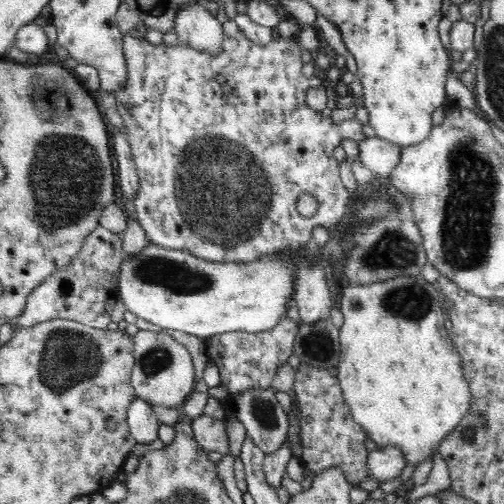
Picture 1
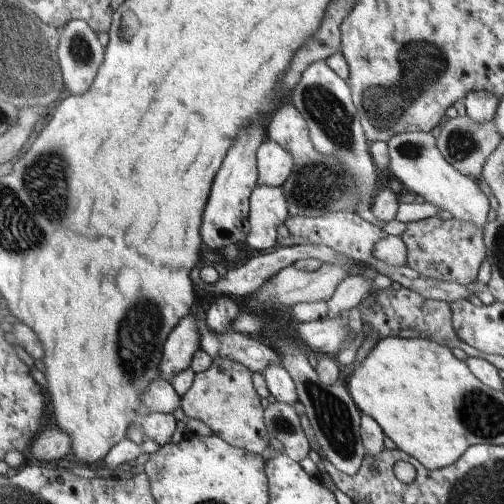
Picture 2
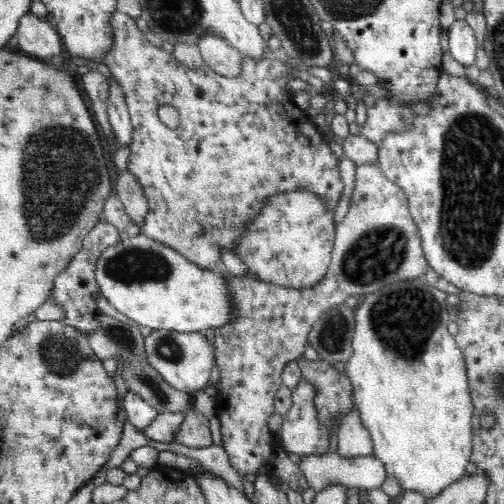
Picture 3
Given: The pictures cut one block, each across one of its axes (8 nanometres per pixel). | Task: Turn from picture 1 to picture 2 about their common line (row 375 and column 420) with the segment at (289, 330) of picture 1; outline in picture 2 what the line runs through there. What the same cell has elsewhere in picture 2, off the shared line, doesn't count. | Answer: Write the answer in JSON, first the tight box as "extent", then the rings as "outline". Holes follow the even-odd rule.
{"extent":[401,216,487,286],"outline":[[[433,216],[419,222],[409,222],[401,234],[401,240],[407,248],[407,268],[419,272],[423,278],[453,282],[461,286],[469,286],[471,282],[475,282],[477,270],[487,254],[483,242],[483,228],[461,222],[457,218],[439,220],[437,216]]]}

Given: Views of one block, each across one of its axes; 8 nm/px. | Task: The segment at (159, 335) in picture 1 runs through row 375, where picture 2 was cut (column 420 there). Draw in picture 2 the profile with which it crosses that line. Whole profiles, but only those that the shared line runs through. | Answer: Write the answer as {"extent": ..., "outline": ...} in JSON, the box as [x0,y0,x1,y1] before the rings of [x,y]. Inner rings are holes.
{"extent":[387,132,491,228],"outline":[[[411,132],[397,134],[387,142],[389,148],[389,170],[399,182],[411,192],[419,194],[433,206],[451,212],[453,218],[461,222],[469,222],[477,228],[483,228],[487,220],[491,220],[491,208],[487,204],[487,196],[479,190],[477,178],[469,178],[455,170],[437,150],[437,138],[431,132]]]}

